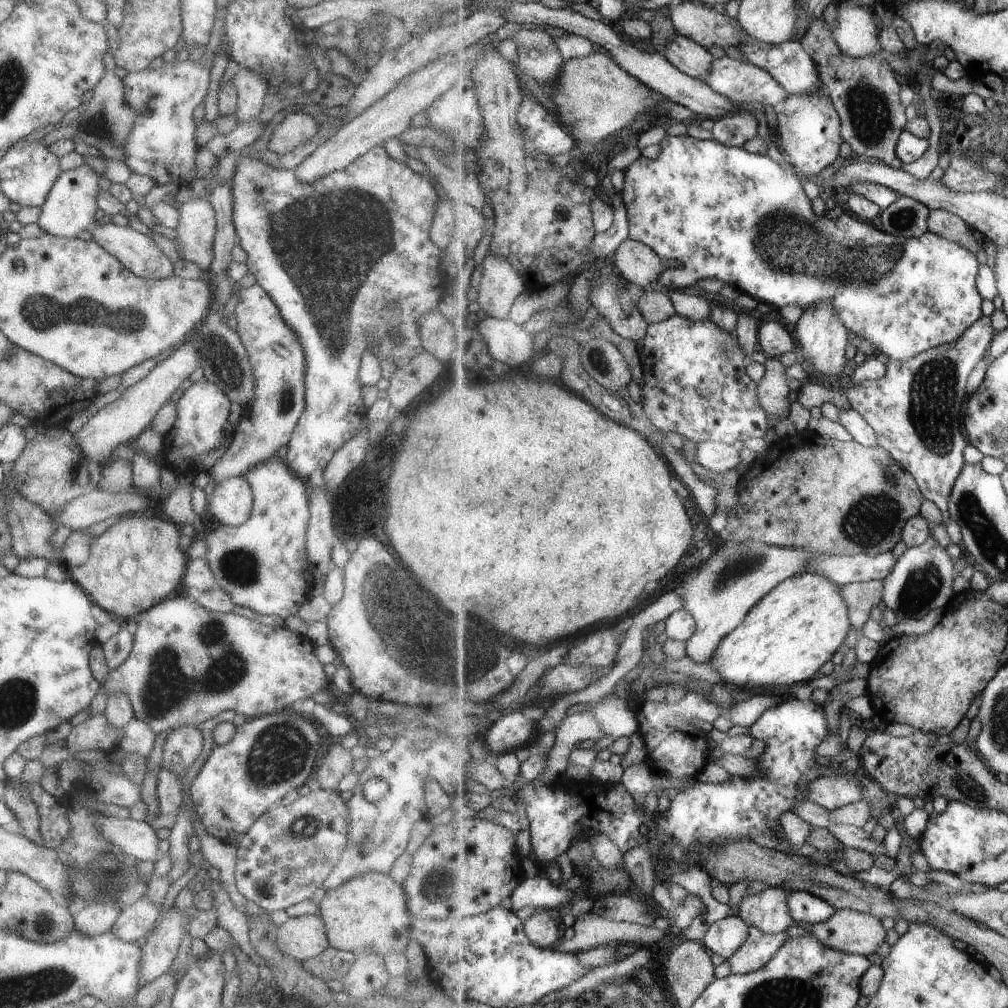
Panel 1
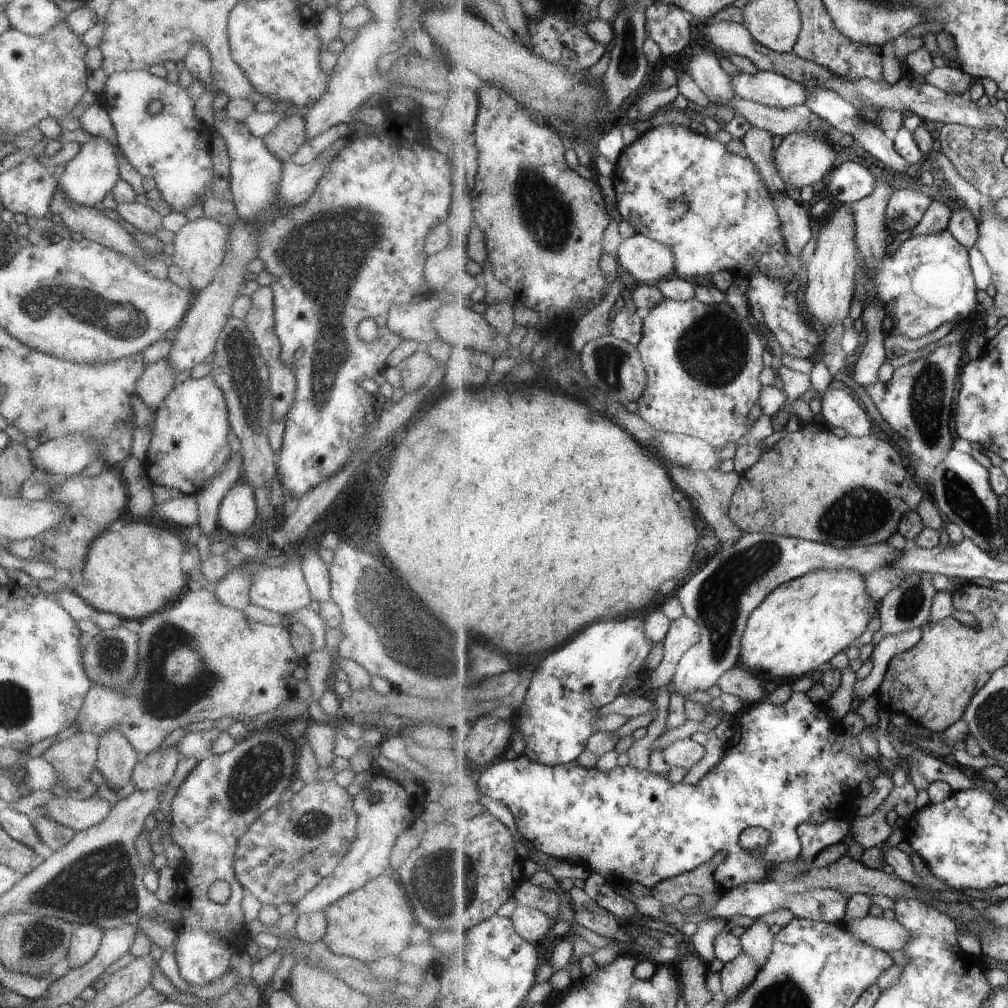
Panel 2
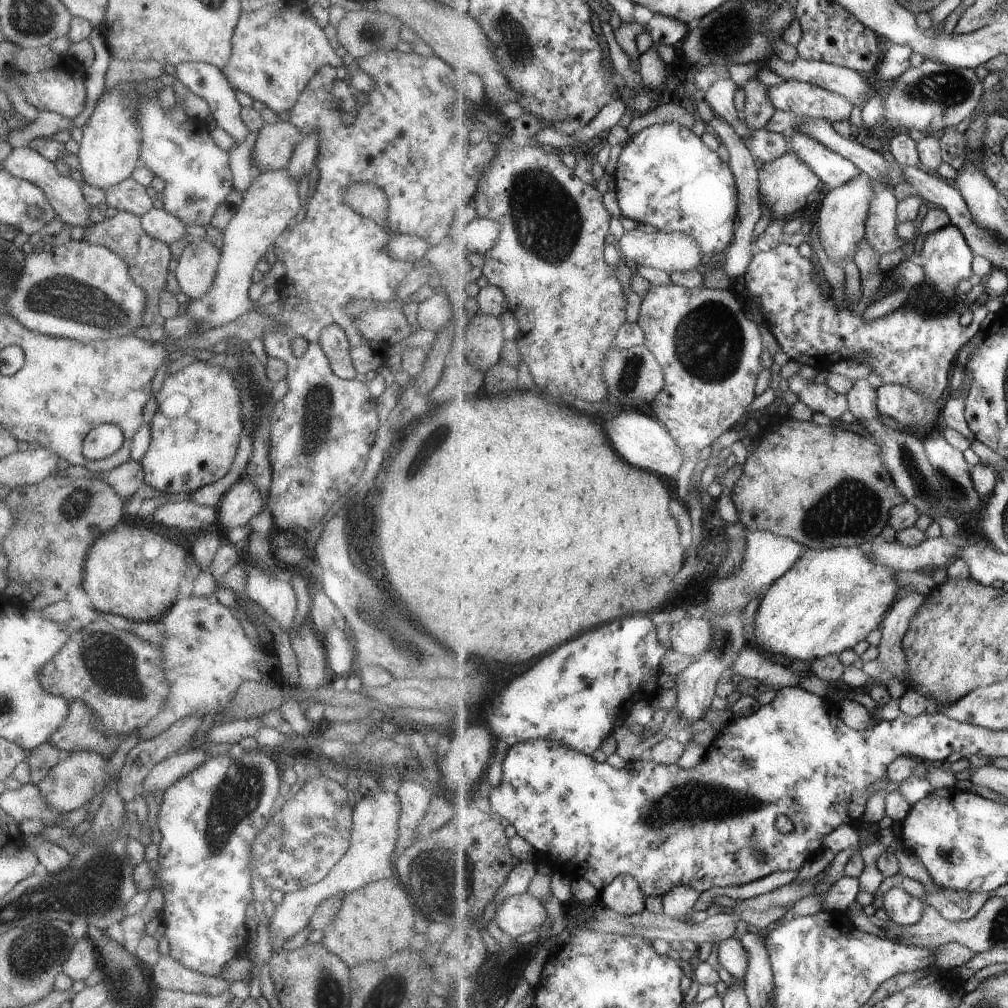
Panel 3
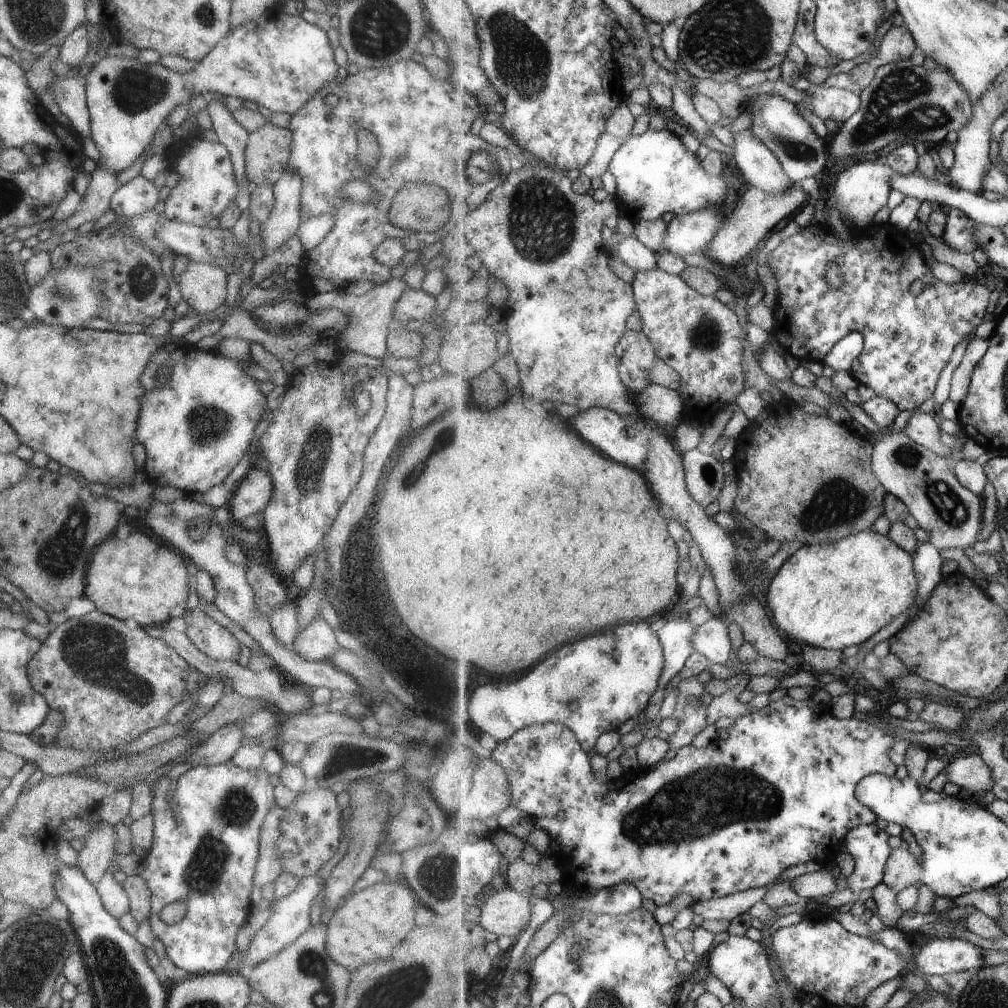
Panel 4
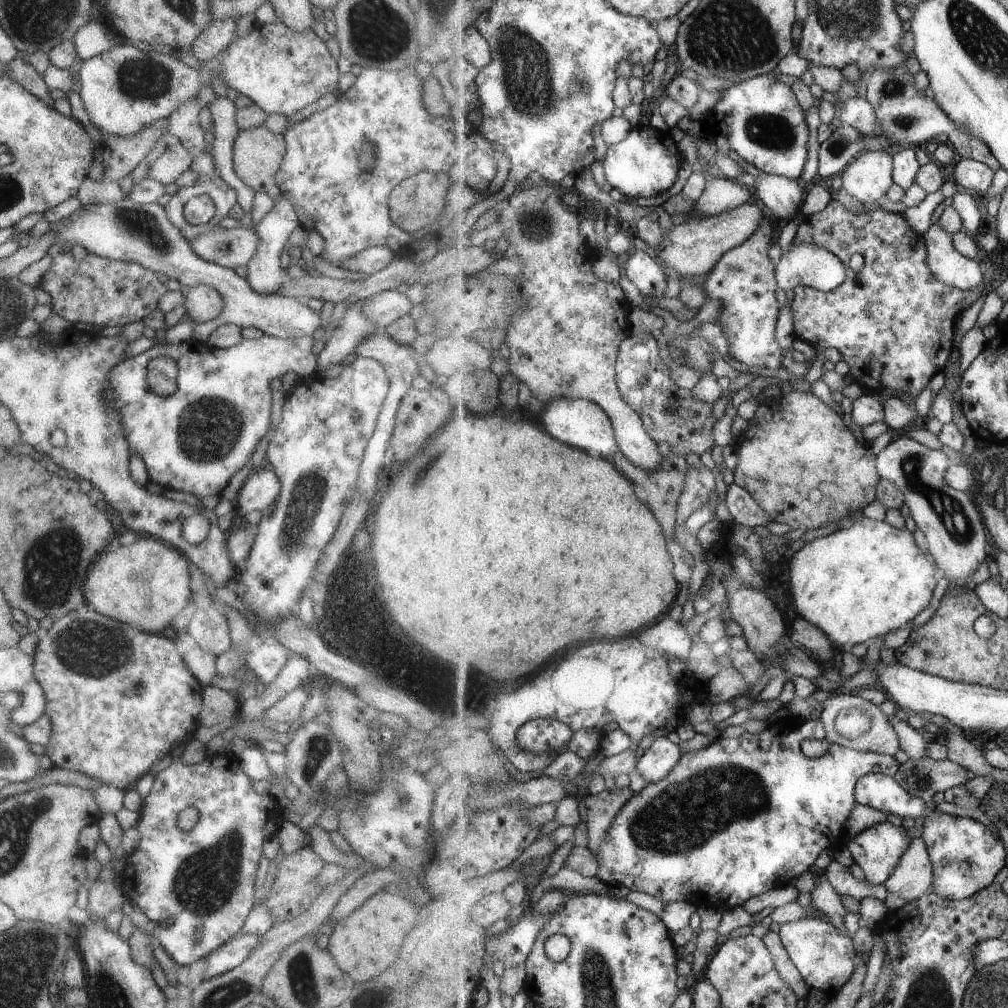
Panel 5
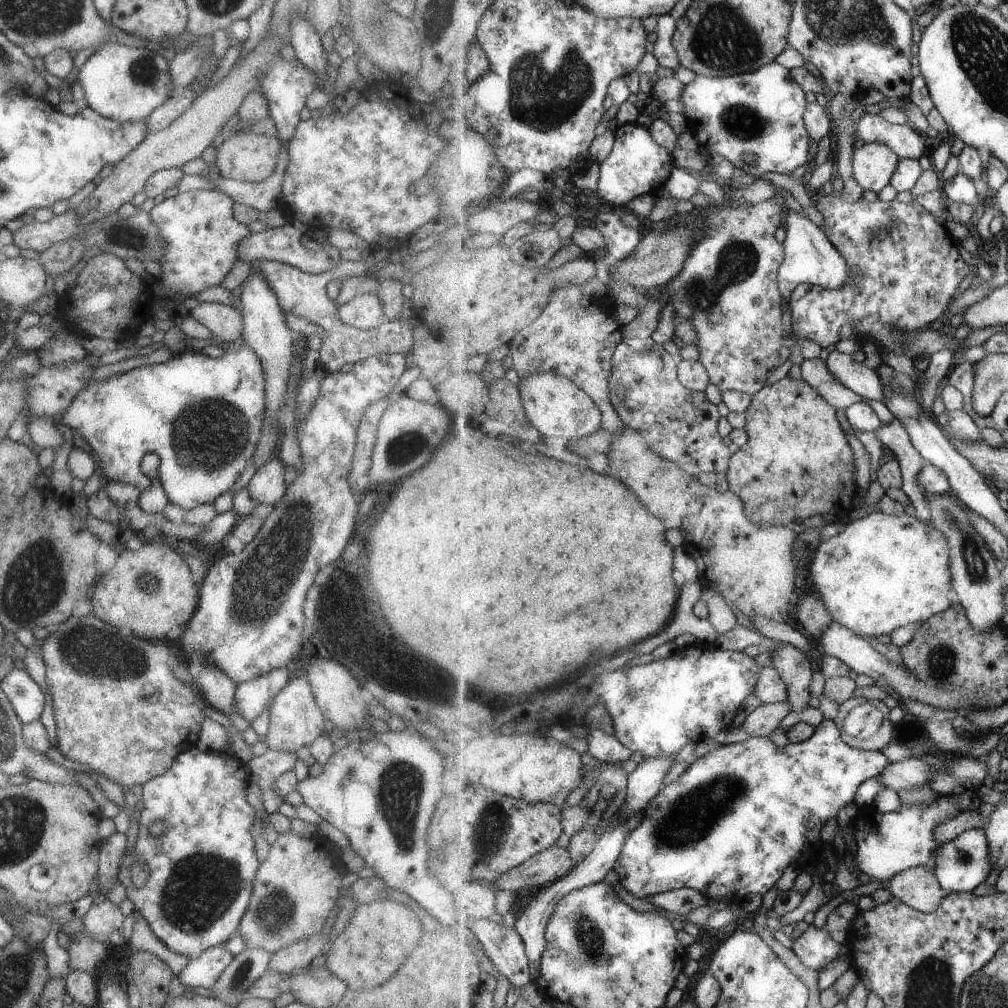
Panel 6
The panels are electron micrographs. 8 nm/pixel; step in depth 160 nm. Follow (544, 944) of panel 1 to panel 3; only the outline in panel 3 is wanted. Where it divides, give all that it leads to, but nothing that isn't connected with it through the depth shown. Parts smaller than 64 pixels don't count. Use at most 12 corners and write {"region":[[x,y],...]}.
{"region":[[529,892],[506,898],[494,921],[512,940],[547,924]]}

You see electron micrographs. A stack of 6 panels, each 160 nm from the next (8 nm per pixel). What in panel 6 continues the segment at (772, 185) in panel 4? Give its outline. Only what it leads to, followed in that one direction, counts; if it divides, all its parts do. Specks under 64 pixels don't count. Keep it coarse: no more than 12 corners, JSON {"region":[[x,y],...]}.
{"region":[[785,207],[778,283],[841,290],[851,270],[827,234]]}

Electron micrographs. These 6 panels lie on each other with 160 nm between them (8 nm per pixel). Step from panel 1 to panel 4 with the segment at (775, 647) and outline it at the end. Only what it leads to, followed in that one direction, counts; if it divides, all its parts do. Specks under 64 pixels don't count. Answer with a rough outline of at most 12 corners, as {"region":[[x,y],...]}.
{"region":[[875,529],[802,546],[769,586],[785,638],[843,650],[907,613],[913,555]]}

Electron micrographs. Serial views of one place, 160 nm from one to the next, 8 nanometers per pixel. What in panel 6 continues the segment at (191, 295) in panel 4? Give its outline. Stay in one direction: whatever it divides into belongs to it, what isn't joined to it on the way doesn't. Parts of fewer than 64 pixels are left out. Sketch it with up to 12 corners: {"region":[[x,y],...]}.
{"region":[[197,302],[189,317],[217,342],[240,342],[241,314]]}

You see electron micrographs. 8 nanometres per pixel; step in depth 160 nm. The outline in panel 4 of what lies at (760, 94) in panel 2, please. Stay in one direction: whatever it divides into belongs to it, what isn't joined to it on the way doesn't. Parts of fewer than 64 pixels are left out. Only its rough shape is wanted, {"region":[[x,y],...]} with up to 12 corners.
{"region":[[817,88],[808,103],[817,116],[846,123],[862,98]]}

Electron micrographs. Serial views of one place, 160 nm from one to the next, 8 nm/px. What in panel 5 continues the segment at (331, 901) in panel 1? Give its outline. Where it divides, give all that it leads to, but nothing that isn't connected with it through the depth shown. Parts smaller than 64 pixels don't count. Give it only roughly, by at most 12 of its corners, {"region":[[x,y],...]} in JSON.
{"region":[[372,894],[334,924],[326,950],[353,982],[395,962],[415,908]]}

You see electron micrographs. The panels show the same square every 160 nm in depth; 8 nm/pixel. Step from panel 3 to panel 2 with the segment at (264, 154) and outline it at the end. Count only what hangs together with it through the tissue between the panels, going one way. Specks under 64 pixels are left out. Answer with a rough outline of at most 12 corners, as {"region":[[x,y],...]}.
{"region":[[299,114],[283,118],[262,137],[281,163],[306,141]]}

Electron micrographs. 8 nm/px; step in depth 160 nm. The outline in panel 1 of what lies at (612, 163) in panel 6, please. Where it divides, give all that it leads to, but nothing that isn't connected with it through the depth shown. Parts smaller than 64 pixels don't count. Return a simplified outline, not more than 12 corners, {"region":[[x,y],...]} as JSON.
{"region":[[742,147],[625,170],[655,283],[829,302],[907,362],[984,317],[981,264],[844,212]]}

